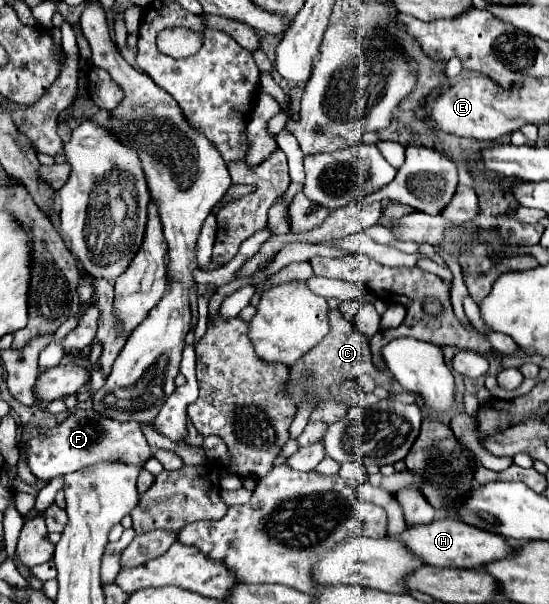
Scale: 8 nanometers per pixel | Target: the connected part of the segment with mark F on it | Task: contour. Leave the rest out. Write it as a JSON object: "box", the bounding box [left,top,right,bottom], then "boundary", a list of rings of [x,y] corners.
{"box":[22,409,152,481],"boundary":[[[78,409],[78,413],[70,415],[64,423],[26,441],[26,449],[22,455],[24,455],[28,469],[38,479],[48,481],[56,475],[80,471],[82,467],[88,467],[88,465],[94,465],[100,461],[122,459],[128,463],[146,463],[146,459],[152,457],[152,451],[150,451],[146,437],[140,431],[140,425],[136,421],[116,423],[112,419],[100,417],[92,409],[88,409],[88,411]]]}

